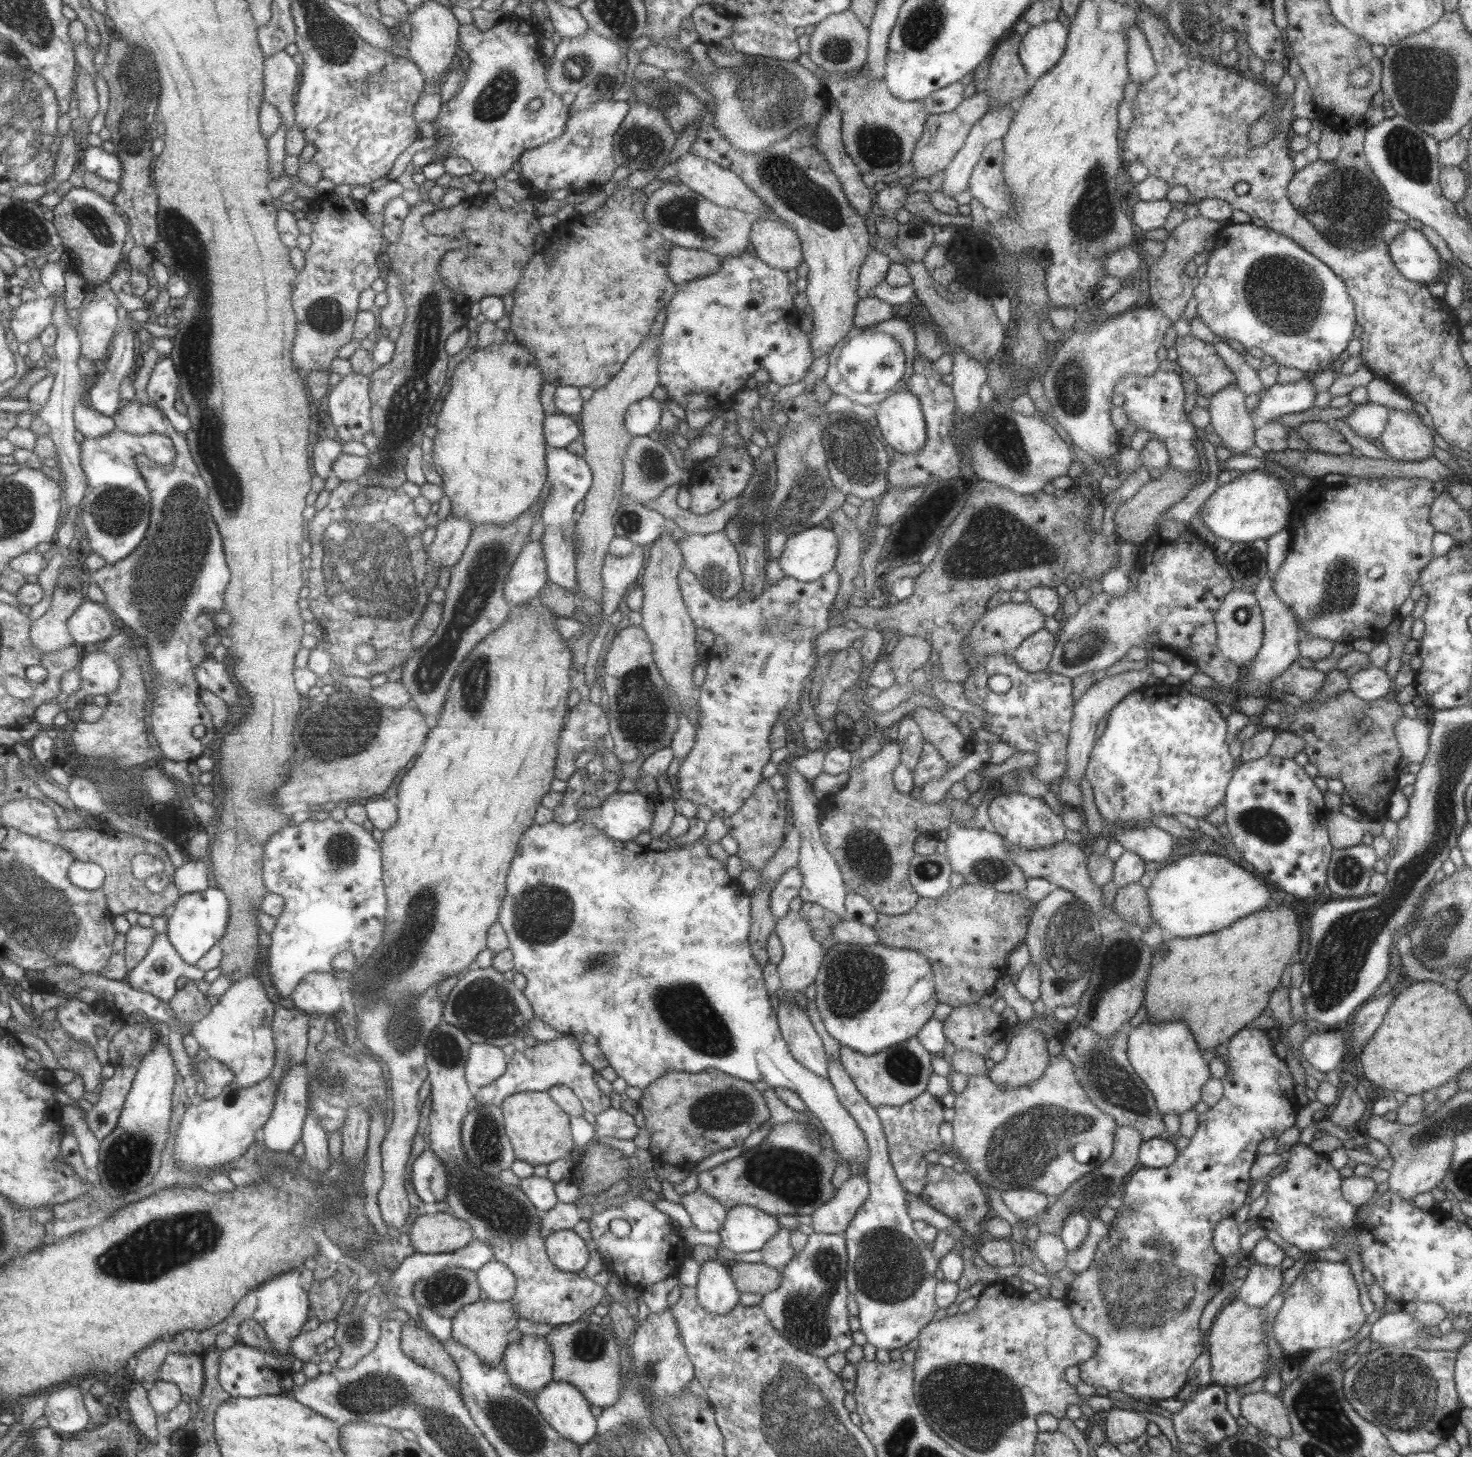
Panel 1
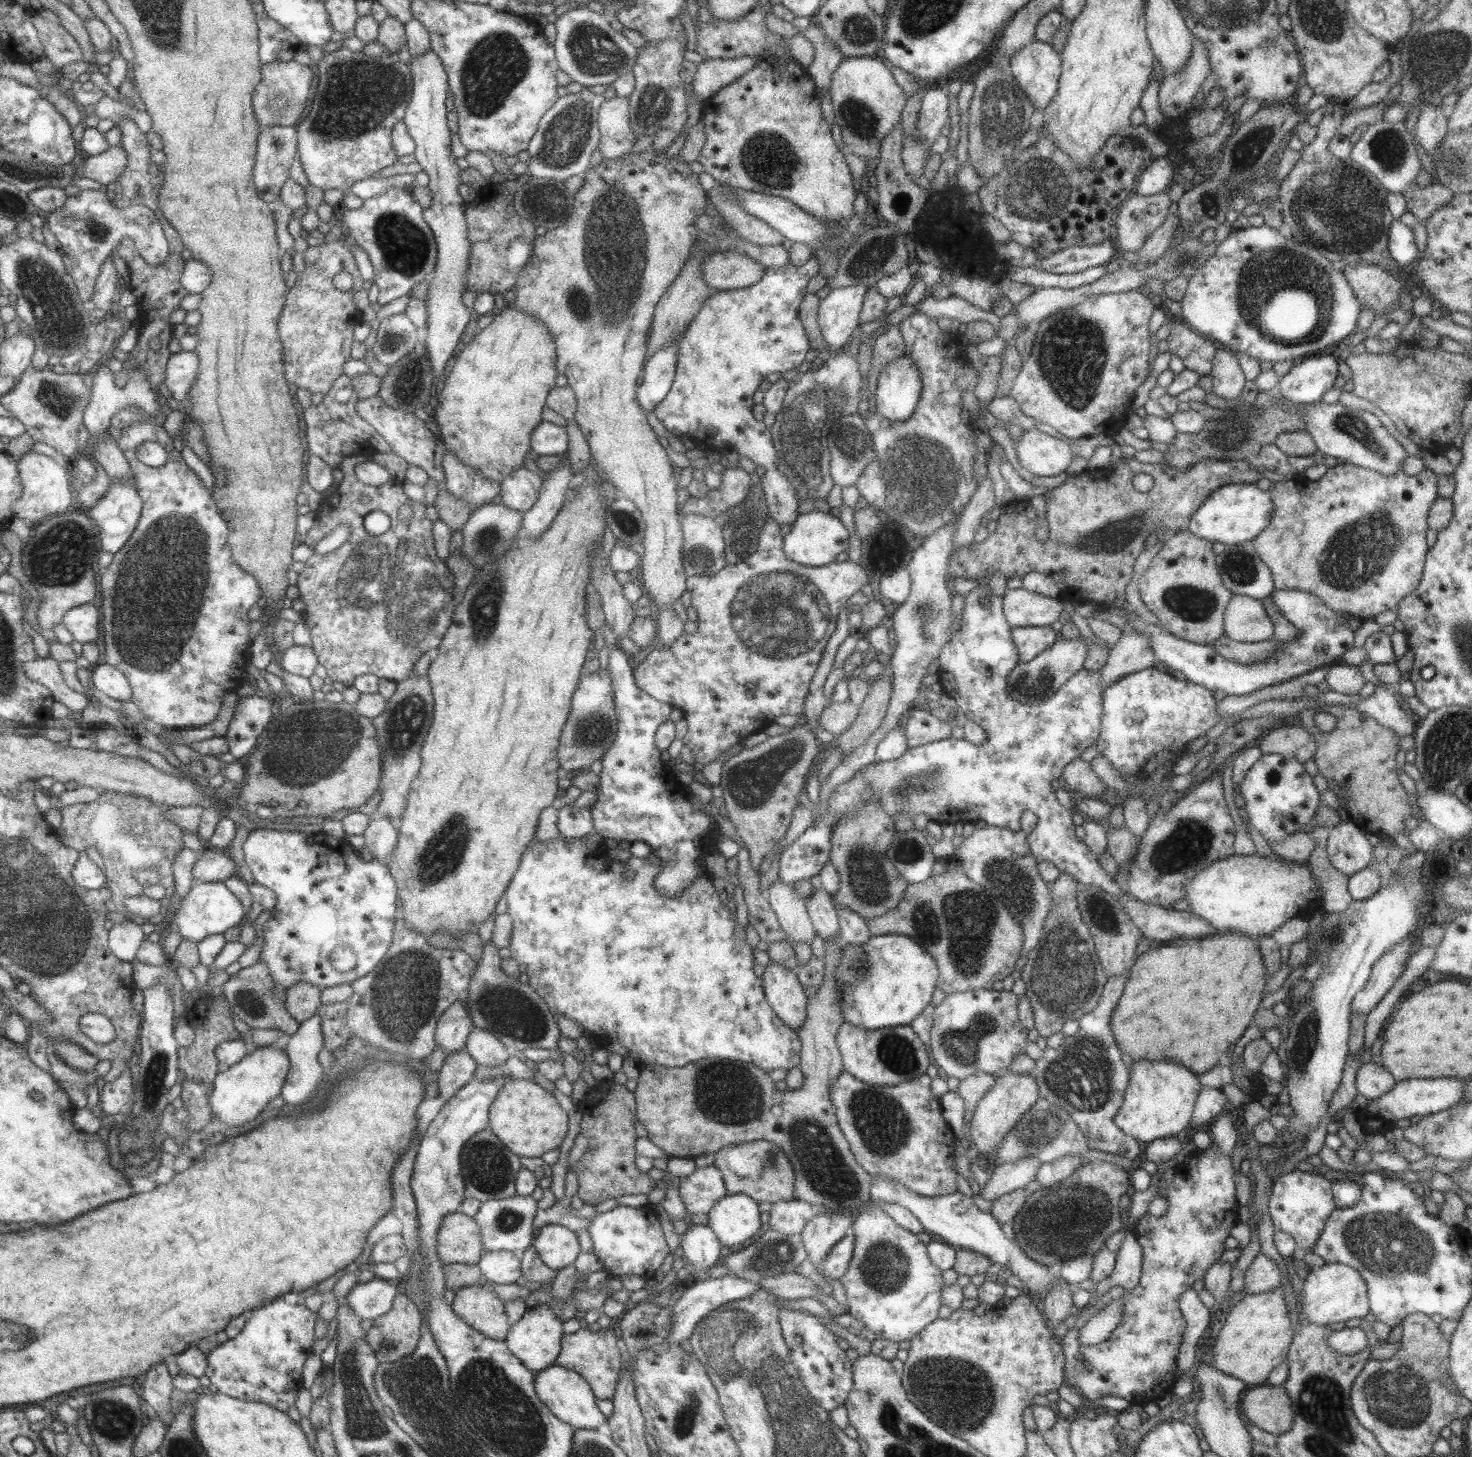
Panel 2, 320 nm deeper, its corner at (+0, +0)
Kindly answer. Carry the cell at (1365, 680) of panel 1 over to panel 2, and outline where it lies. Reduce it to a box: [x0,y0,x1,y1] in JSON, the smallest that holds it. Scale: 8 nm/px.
[1324,660,1364,695]

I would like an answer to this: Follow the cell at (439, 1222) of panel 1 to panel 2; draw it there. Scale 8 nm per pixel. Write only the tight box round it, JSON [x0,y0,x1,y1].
[436,1210,485,1265]

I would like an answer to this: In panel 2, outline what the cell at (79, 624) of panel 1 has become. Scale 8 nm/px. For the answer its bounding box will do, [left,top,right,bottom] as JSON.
[63,603,101,644]

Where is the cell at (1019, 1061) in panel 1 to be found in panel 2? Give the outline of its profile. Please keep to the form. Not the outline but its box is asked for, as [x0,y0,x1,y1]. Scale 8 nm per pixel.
[969,1071,1039,1164]

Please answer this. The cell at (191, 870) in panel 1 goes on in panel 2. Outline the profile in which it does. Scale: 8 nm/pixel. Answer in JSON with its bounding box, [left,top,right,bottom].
[194,849,237,882]

